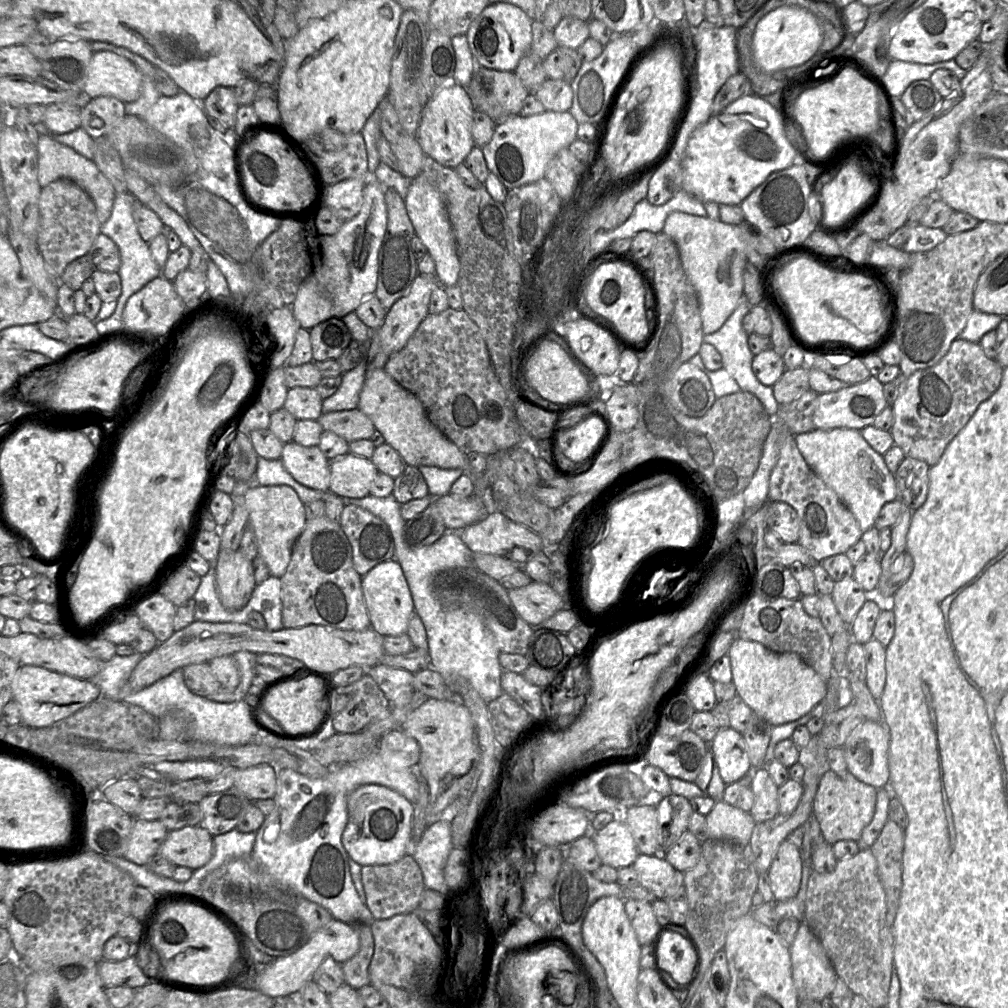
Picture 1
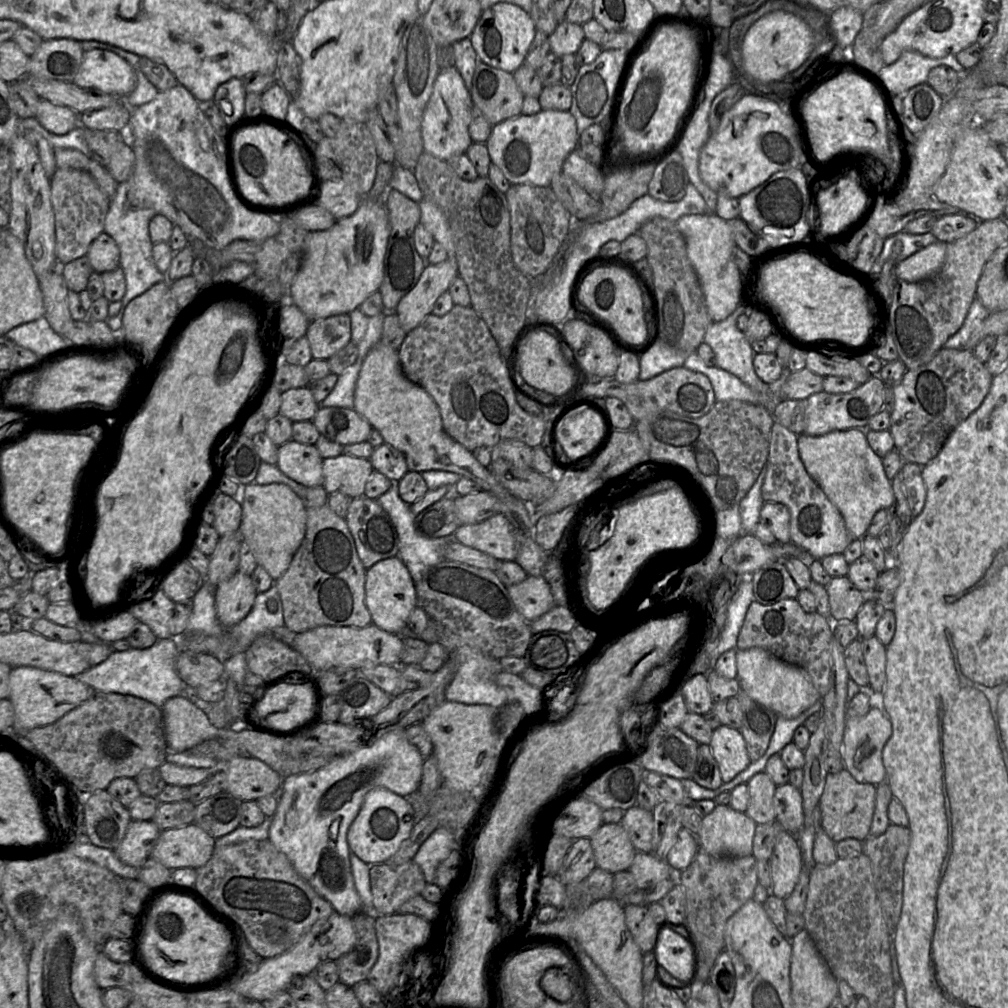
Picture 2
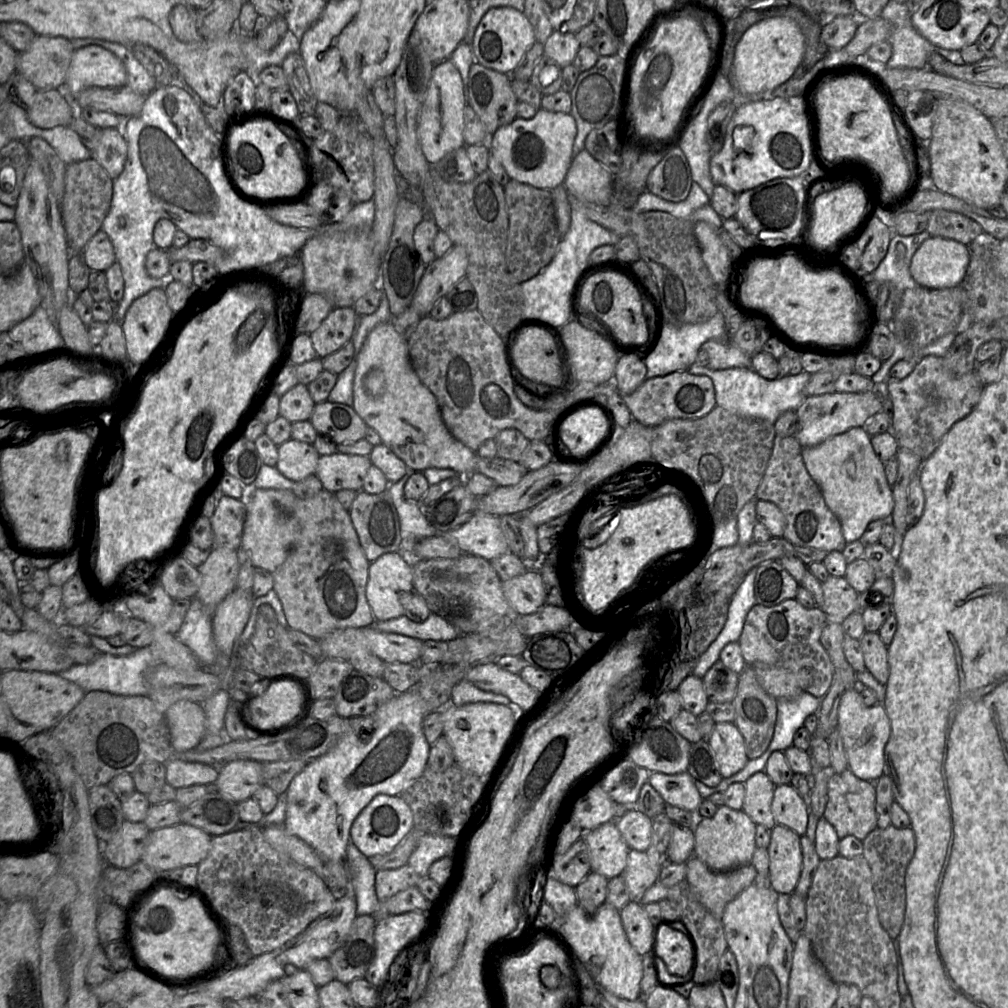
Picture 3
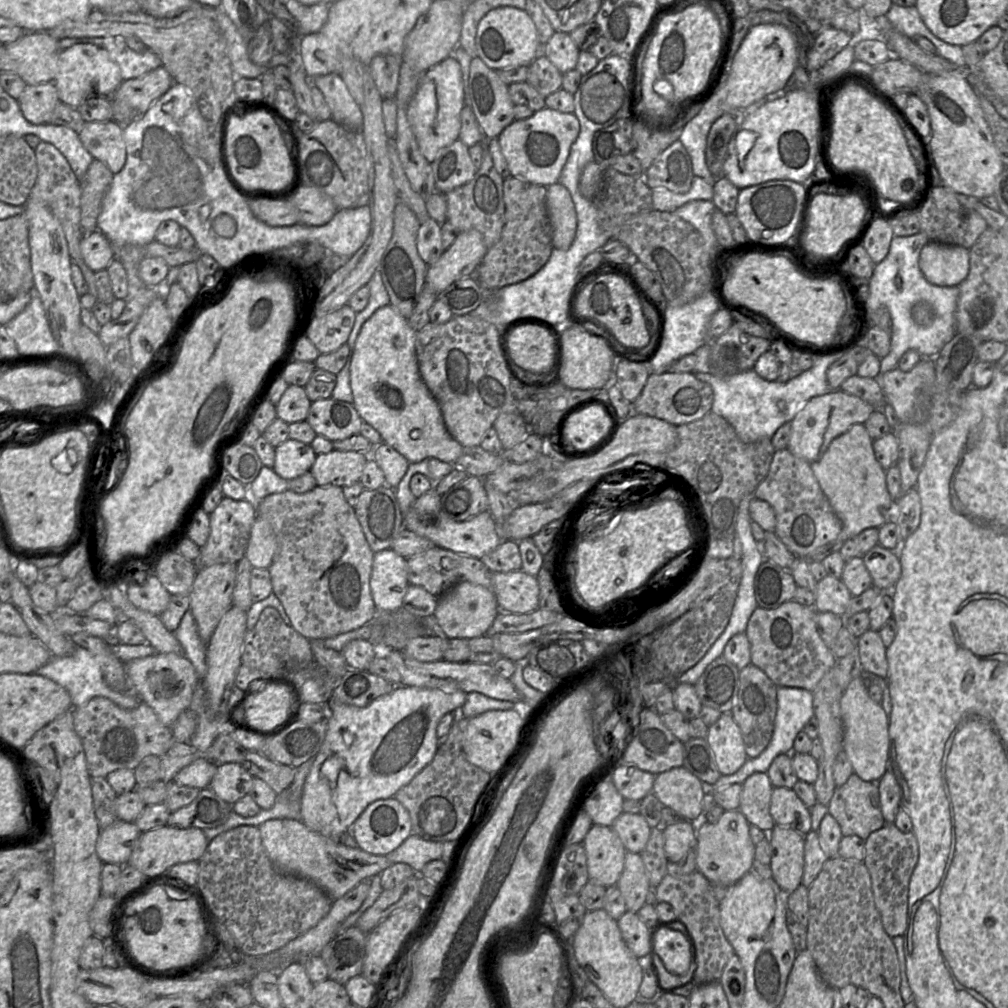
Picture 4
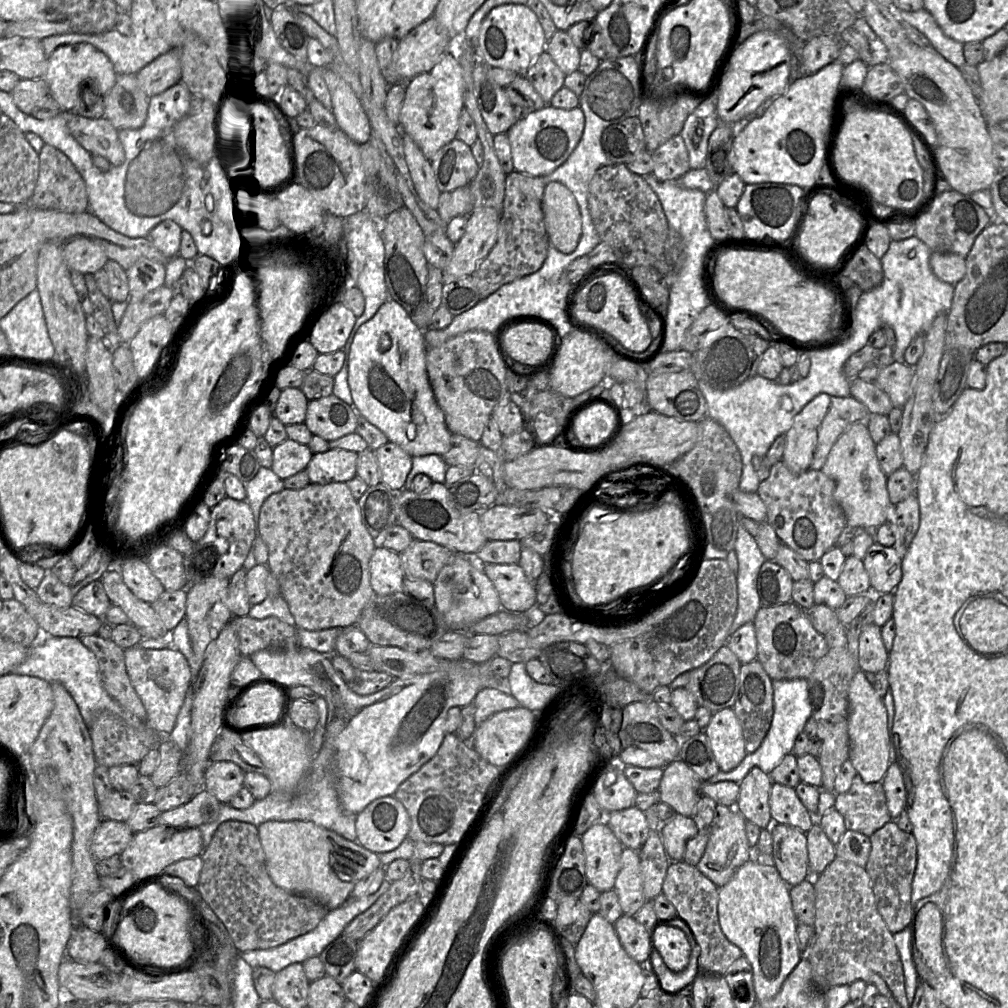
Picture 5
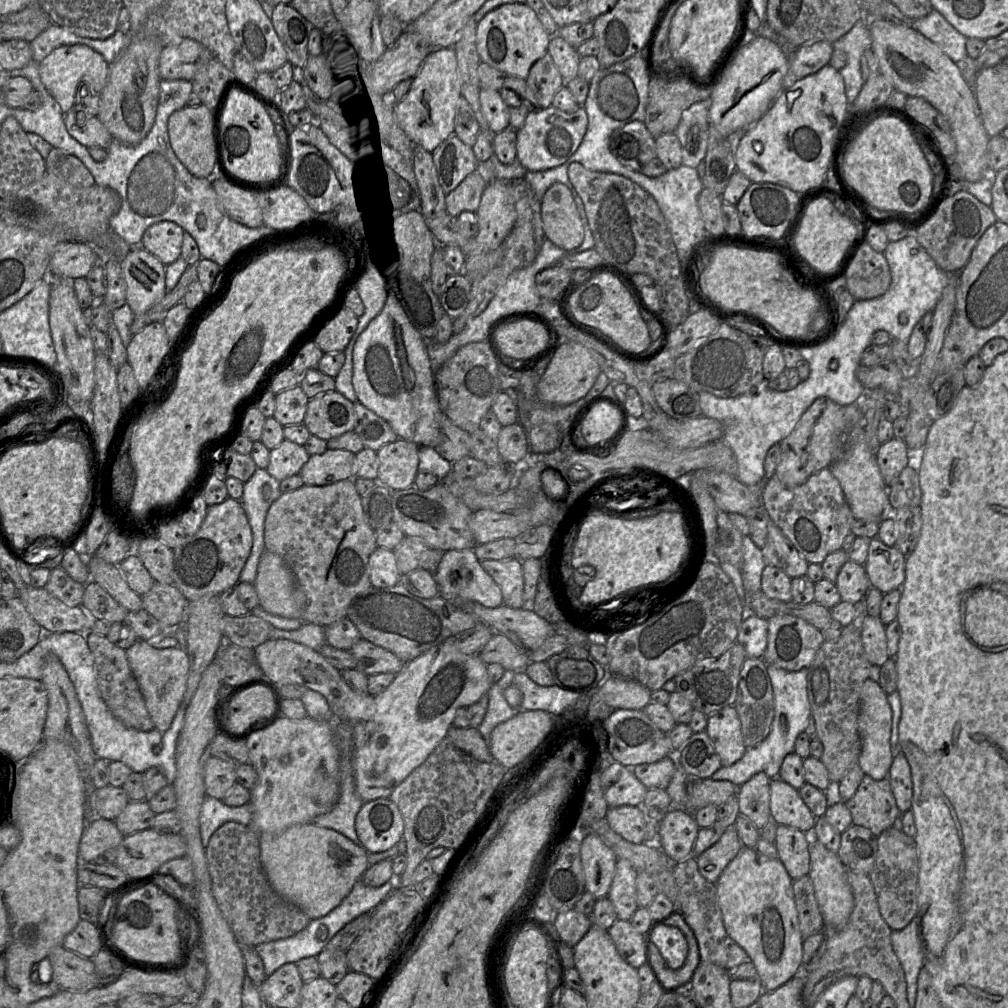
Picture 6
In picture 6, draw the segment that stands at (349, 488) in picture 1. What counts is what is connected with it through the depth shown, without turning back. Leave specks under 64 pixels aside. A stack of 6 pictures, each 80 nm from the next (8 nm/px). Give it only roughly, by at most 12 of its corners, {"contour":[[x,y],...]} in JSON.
{"contour":[[327,449],[299,472],[305,485],[355,477],[355,454]]}

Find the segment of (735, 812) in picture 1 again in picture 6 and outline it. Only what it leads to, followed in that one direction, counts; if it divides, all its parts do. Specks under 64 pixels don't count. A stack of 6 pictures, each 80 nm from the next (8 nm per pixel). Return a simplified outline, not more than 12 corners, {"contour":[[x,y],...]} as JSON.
{"contour":[[735,826],[696,857],[700,874],[716,884],[742,847]]}

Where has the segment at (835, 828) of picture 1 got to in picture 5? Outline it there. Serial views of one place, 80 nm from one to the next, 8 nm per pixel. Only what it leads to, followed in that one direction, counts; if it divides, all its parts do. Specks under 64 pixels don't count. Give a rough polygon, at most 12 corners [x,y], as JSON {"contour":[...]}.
{"contour":[[858,773],[834,808],[869,838],[893,820],[882,782]]}

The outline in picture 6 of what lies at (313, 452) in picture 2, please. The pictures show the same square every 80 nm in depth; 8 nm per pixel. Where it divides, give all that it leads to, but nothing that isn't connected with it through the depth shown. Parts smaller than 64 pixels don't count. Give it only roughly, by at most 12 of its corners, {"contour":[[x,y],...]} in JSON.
{"contour":[[284,439],[266,470],[281,481],[299,474],[310,454]]}

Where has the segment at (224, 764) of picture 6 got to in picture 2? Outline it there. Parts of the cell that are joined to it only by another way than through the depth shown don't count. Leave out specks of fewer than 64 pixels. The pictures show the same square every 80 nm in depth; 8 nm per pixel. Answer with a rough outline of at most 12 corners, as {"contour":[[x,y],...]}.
{"contour":[[250,755],[222,766],[241,801],[280,791],[280,774]]}

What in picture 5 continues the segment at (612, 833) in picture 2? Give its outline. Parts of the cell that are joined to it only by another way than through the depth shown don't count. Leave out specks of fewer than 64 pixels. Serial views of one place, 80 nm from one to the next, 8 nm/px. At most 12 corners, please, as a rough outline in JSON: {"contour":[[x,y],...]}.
{"contour":[[605,820],[581,839],[587,883],[613,889],[625,847]]}

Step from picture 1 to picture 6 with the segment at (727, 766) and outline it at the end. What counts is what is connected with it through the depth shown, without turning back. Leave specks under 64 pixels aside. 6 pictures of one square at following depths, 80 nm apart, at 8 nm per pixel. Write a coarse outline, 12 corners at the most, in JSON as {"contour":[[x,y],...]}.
{"contour":[[734,705],[708,715],[707,732],[722,766],[746,752]]}

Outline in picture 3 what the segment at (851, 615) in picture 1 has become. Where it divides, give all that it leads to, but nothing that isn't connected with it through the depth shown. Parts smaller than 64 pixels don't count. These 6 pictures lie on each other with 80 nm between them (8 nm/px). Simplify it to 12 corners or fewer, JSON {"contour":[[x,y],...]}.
{"contour":[[845,577],[822,583],[821,610],[841,624],[858,610],[858,593]]}

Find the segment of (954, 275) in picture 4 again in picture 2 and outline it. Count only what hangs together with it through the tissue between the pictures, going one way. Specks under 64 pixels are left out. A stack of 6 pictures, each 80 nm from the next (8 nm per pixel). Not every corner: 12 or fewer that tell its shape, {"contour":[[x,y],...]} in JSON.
{"contour":[[936,241],[895,267],[897,279],[918,282],[943,266],[948,243]]}

